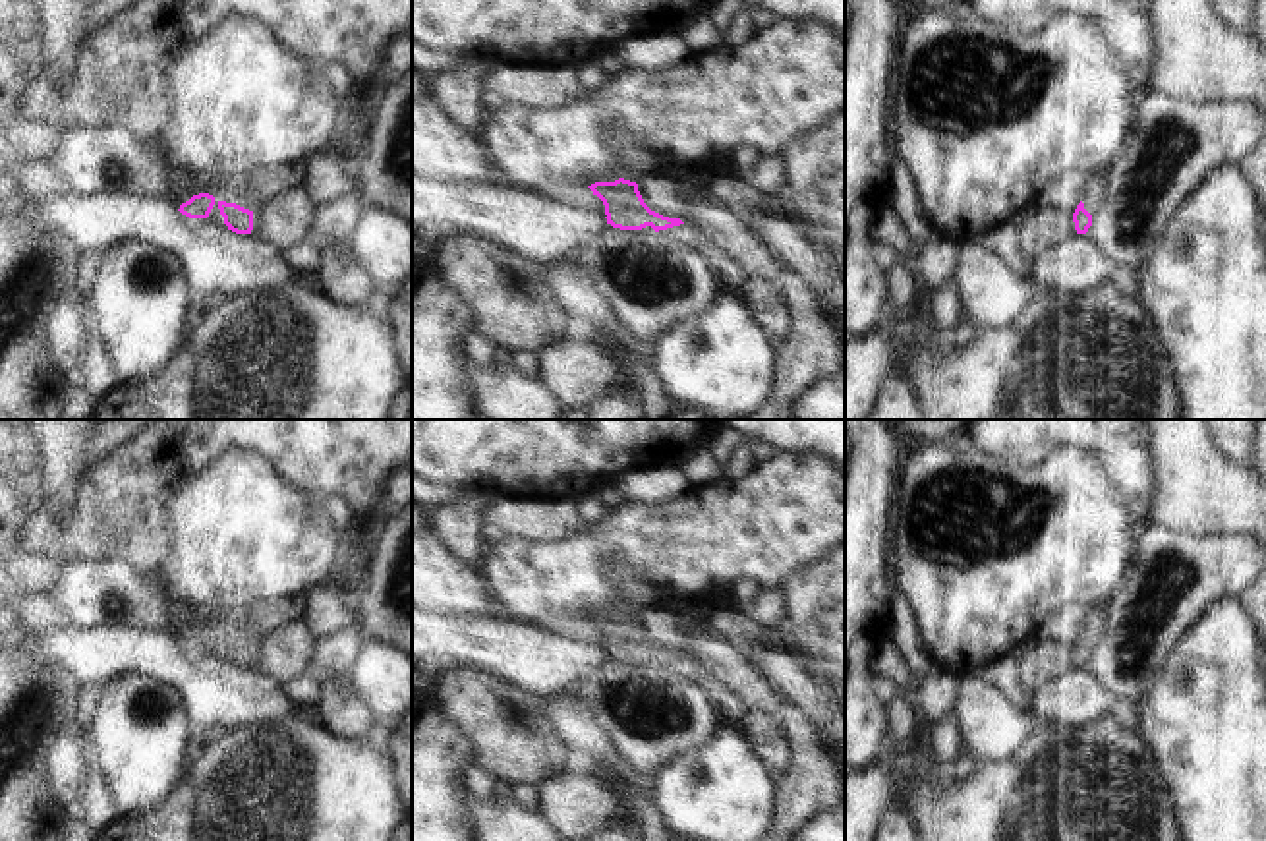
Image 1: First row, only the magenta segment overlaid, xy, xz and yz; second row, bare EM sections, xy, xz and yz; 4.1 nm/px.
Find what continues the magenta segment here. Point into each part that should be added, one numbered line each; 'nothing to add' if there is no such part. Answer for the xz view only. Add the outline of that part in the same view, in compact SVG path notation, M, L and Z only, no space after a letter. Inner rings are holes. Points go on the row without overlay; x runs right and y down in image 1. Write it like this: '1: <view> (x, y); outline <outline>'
1: xz (731, 710); outline M680 657L657 665L661 671L686 679L698 684L711 704L719 710L721 719L734 727L742 725L748 708L738 702L713 675L709 675L700 663L692 657Z

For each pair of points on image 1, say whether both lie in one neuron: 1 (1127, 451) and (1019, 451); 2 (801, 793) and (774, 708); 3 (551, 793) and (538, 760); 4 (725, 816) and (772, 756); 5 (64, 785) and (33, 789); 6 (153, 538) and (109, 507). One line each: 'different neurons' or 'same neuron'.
1: same neuron
2: same neuron
3: different neurons
4: different neurons
5: different neurons
6: same neuron

